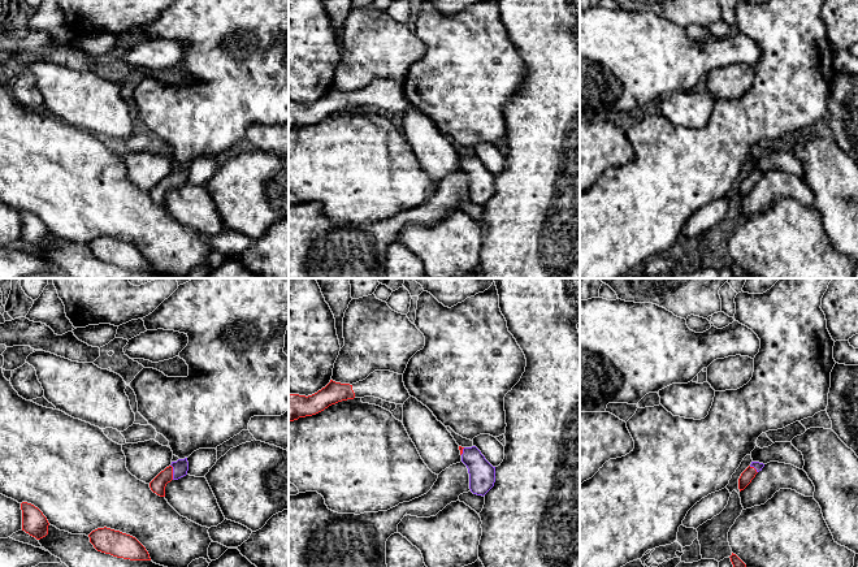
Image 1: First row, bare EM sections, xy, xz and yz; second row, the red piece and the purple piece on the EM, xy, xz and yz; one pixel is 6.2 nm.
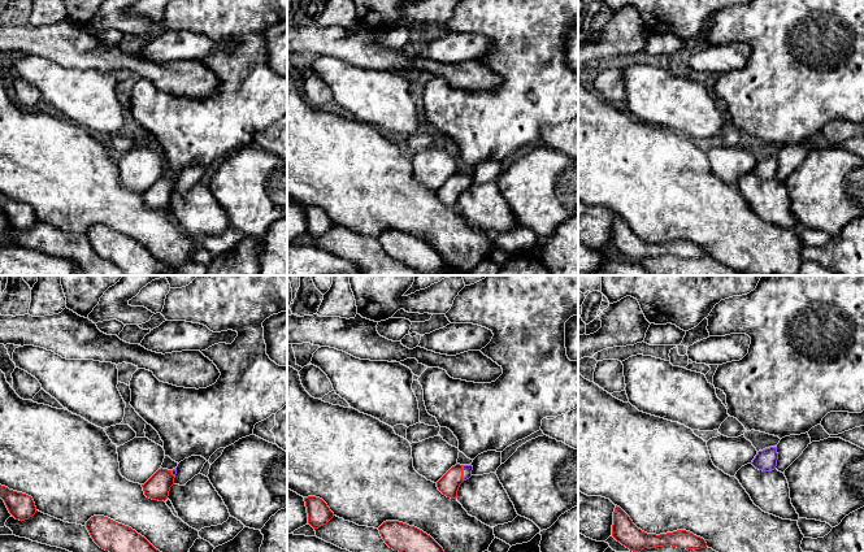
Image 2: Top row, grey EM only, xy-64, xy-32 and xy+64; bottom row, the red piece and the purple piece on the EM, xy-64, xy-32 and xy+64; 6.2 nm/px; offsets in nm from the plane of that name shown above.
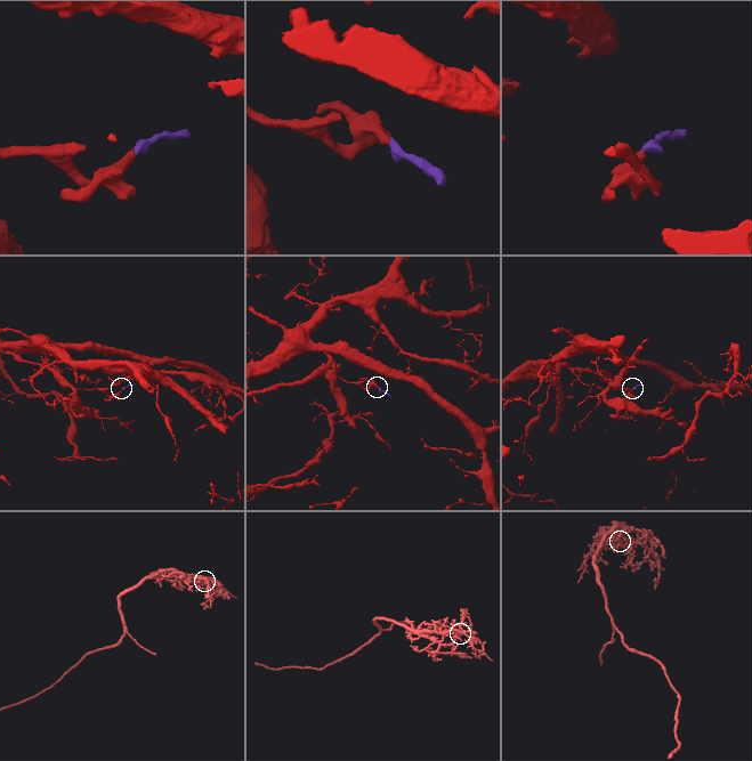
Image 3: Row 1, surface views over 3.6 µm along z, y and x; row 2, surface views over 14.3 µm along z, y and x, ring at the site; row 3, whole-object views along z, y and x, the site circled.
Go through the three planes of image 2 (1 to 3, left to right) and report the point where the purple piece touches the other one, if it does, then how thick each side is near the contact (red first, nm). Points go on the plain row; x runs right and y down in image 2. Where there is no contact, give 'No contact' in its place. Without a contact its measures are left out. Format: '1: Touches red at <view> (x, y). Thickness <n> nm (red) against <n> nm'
1: Touches red at xy-64 (172, 183). Thickness 150 nm (red) against 30 nm
2: Touches red at xy-32 (461, 182). Thickness 130 nm (red) against 60 nm
3: No contact

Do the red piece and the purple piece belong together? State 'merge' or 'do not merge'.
merge

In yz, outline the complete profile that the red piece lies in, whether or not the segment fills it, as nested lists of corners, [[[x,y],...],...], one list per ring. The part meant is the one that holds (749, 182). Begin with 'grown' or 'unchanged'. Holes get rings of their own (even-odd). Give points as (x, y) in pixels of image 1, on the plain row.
grown | [[[751,170],[751,173],[741,182],[738,187],[738,198],[740,200],[744,199],[751,189],[755,186],[755,183],[762,179],[764,176],[763,172],[759,170]]]

